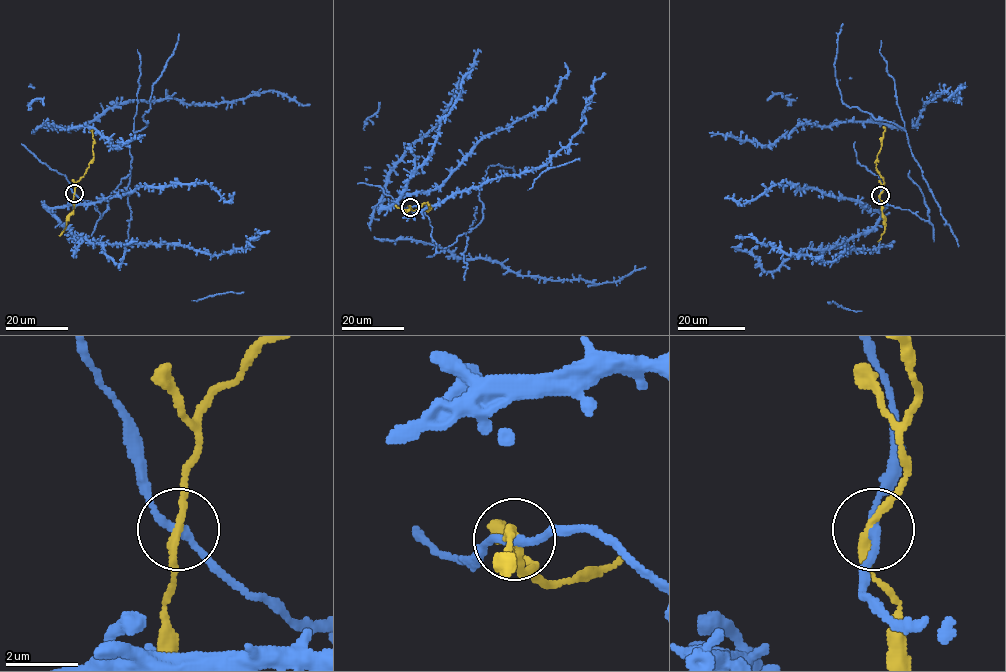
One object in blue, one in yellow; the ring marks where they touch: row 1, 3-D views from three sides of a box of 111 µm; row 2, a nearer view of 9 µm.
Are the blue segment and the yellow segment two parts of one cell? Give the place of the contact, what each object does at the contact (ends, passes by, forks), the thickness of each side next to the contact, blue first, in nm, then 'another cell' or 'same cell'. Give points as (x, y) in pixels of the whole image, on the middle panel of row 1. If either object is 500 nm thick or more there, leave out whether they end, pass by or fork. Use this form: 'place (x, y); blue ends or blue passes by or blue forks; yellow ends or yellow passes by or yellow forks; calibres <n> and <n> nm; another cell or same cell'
place (410, 207); blue passes by; yellow passes by; calibres 200 and 200 nm; another cell

